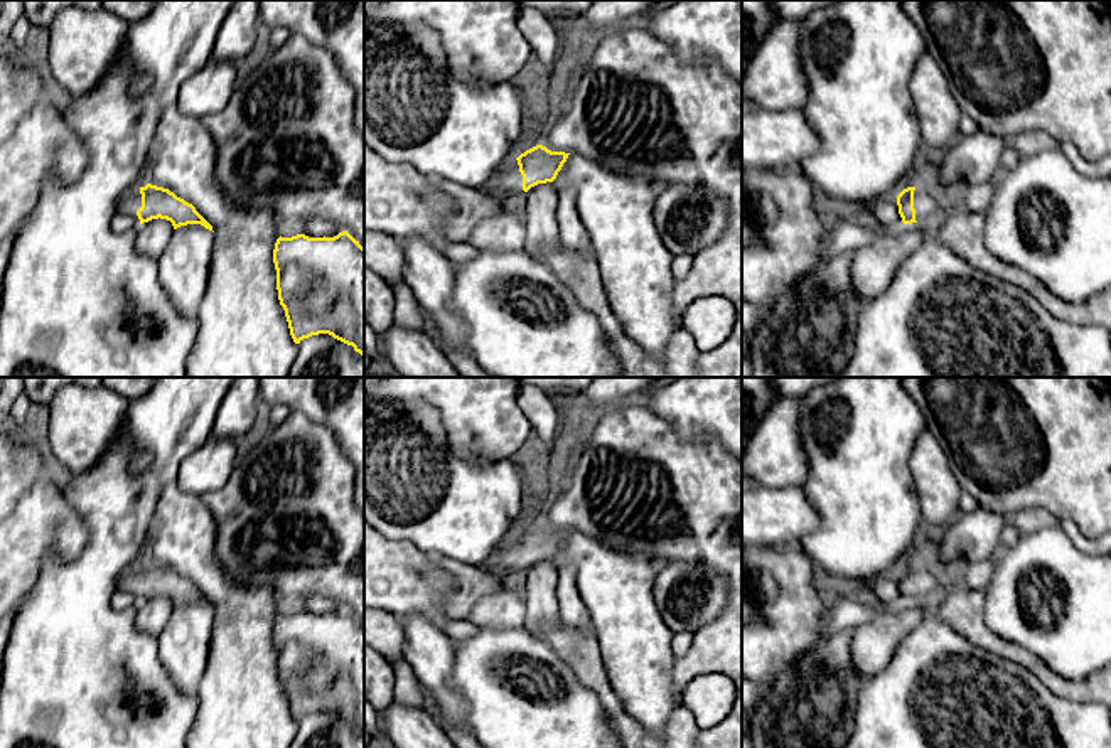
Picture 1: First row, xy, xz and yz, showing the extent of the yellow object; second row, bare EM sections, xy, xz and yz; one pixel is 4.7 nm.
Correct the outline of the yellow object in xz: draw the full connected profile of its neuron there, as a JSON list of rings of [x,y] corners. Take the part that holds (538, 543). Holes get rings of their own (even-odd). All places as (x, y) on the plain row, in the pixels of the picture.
[[[536,522],[518,536],[509,537],[479,566],[502,581],[521,578],[531,564],[553,559],[568,532],[570,531],[551,529],[543,522]]]

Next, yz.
[[[907,564],[897,573],[904,601],[922,598],[941,585],[942,574],[931,564]]]

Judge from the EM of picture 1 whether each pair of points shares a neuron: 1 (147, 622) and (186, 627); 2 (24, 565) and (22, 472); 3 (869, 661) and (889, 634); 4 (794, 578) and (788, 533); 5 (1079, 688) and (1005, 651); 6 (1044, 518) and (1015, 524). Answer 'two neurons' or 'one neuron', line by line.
1: two neurons
2: two neurons
3: one neuron
4: two neurons
5: one neuron
6: one neuron

